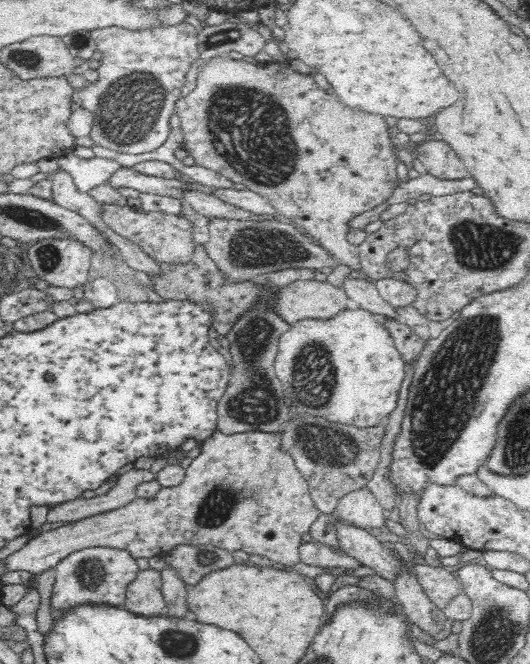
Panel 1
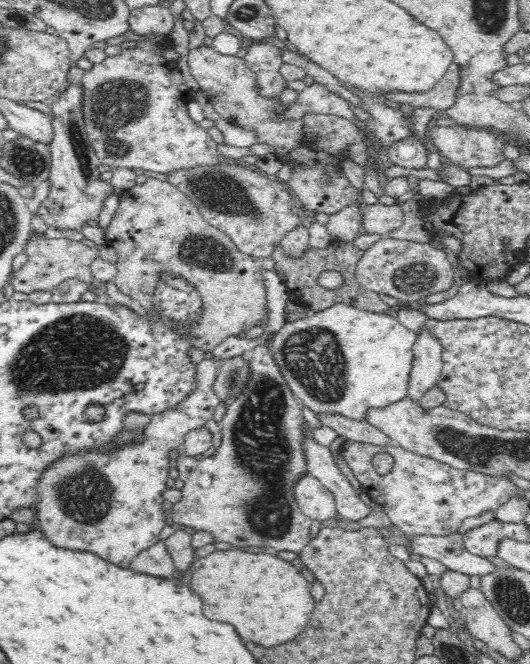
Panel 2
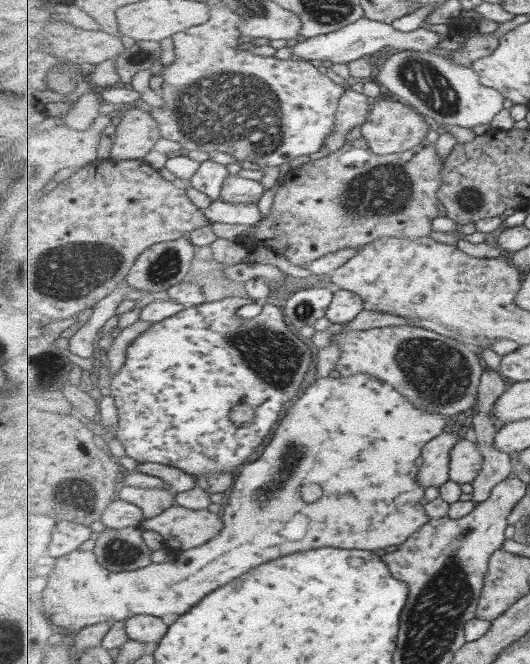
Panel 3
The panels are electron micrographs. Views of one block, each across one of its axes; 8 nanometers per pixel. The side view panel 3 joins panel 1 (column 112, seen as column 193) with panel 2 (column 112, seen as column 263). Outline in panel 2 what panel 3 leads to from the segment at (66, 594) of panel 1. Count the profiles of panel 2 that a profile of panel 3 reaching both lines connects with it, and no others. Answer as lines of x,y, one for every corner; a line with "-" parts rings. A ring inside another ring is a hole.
208,355
196,365
196,390
188,394
178,408
164,410
163,415
151,416
151,422
143,430
143,436
137,443
126,443
112,452
92,451
88,456
68,455
48,476
42,476
40,500
37,504
38,528
45,538
56,548
69,551
82,551
97,554
101,559
120,568
129,568
129,564
140,552
160,542
160,530
165,526
163,493
167,490
170,467
169,452
181,448
187,432
203,427
213,419
219,399
212,389
217,376
219,361

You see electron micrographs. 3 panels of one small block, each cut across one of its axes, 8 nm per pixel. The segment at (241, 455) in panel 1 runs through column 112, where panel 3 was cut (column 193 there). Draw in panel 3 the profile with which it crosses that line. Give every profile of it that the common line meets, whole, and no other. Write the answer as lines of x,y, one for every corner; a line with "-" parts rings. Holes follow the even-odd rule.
173,505
159,516
145,519
141,525
142,529
153,530
160,534
164,541
164,546
170,547
175,553
203,547
210,540
216,538
224,530
223,516
209,512
207,509
190,509
181,505

